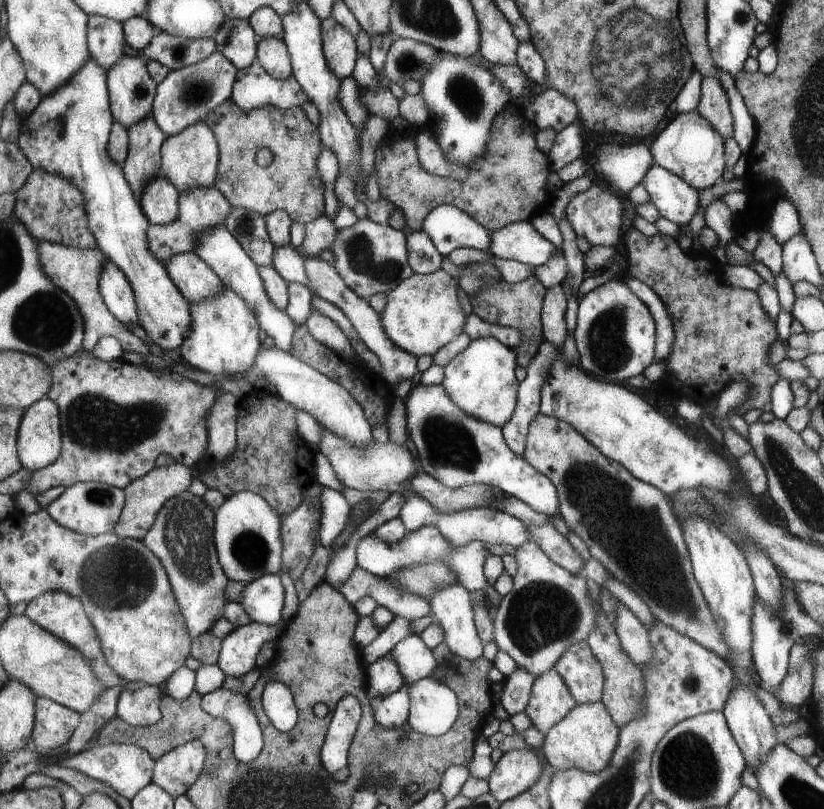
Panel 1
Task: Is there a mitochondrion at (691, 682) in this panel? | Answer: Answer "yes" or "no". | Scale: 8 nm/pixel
yes

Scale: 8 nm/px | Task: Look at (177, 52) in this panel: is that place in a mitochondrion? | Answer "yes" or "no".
yes

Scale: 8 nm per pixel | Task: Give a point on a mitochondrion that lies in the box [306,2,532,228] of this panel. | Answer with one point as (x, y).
(464, 91)

